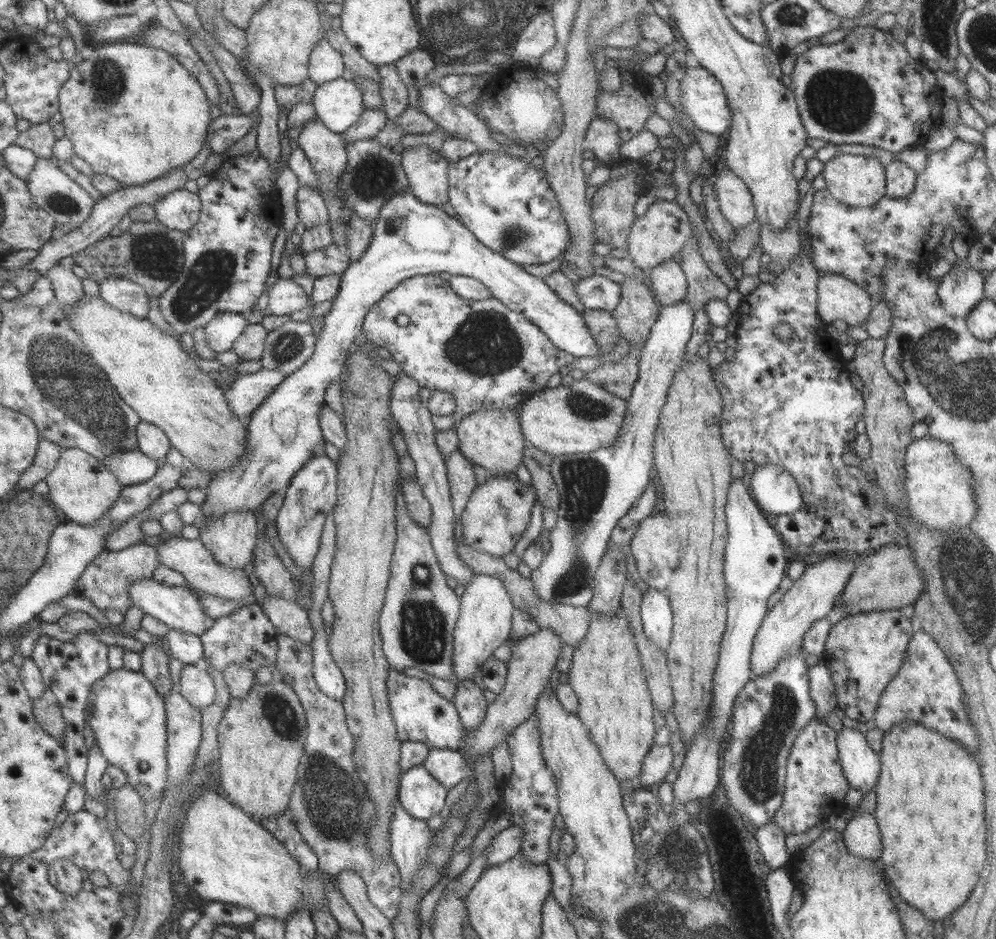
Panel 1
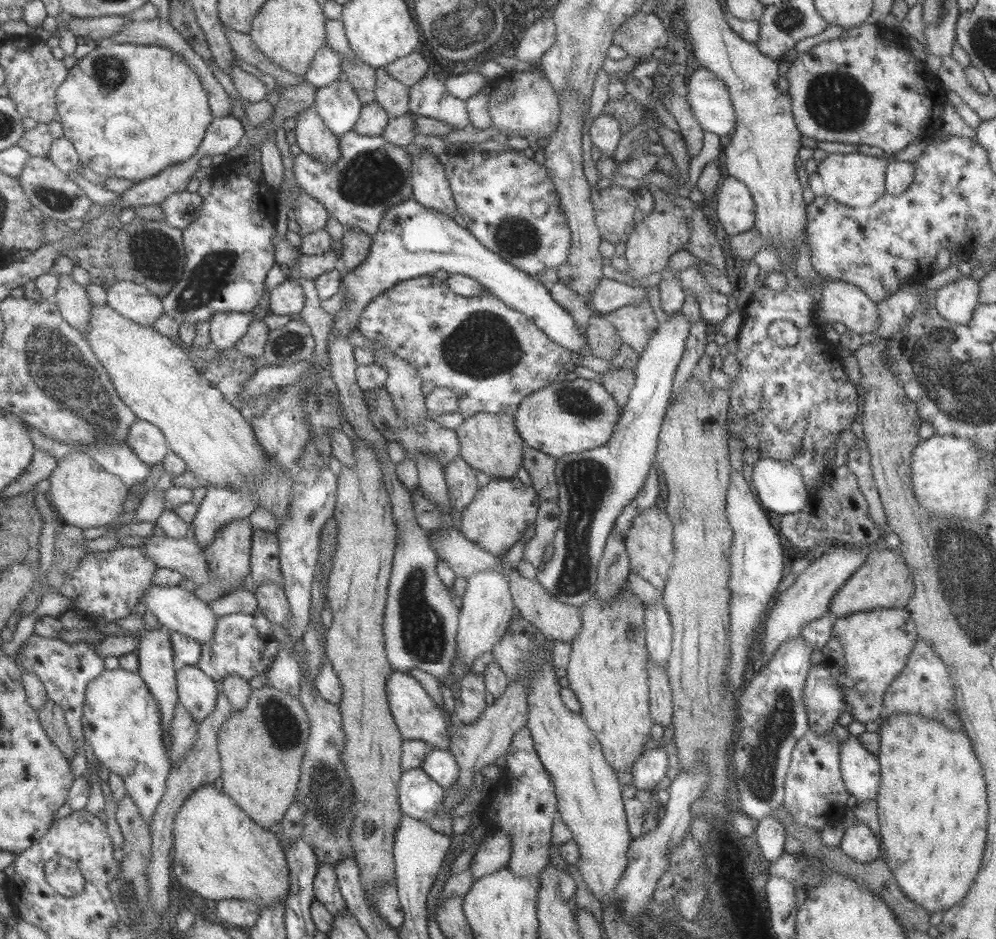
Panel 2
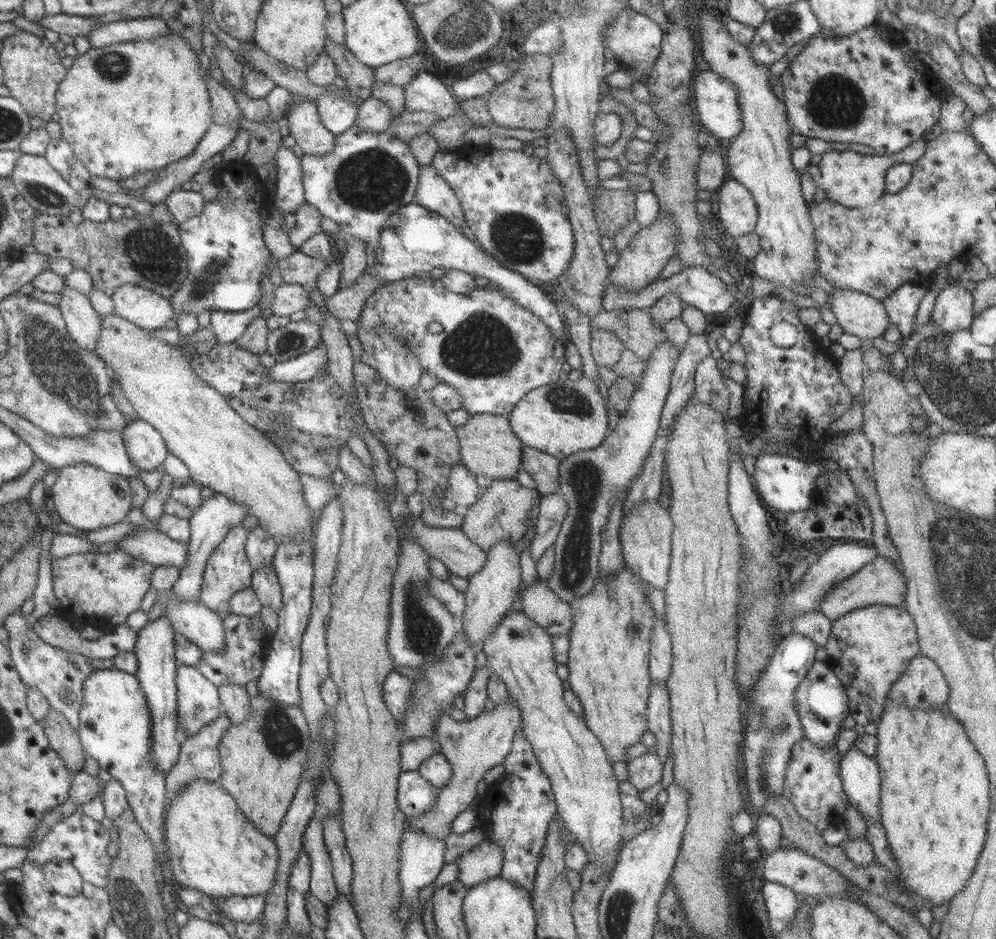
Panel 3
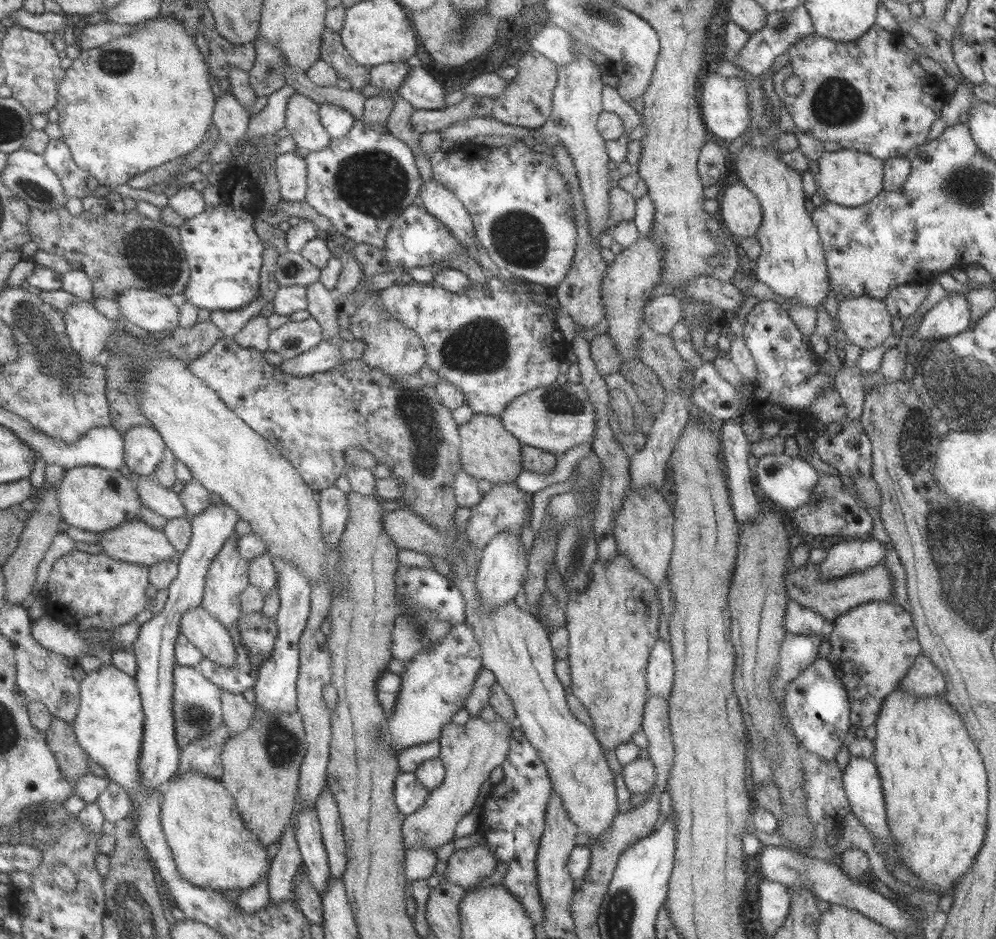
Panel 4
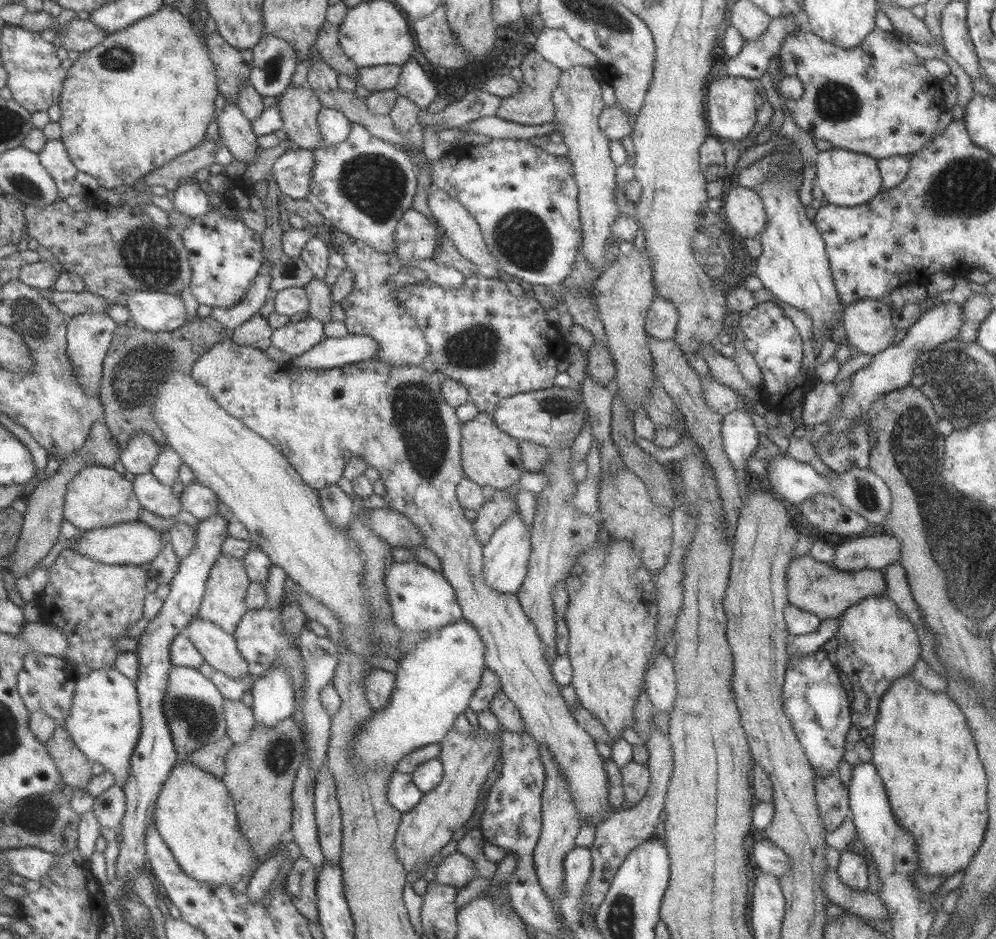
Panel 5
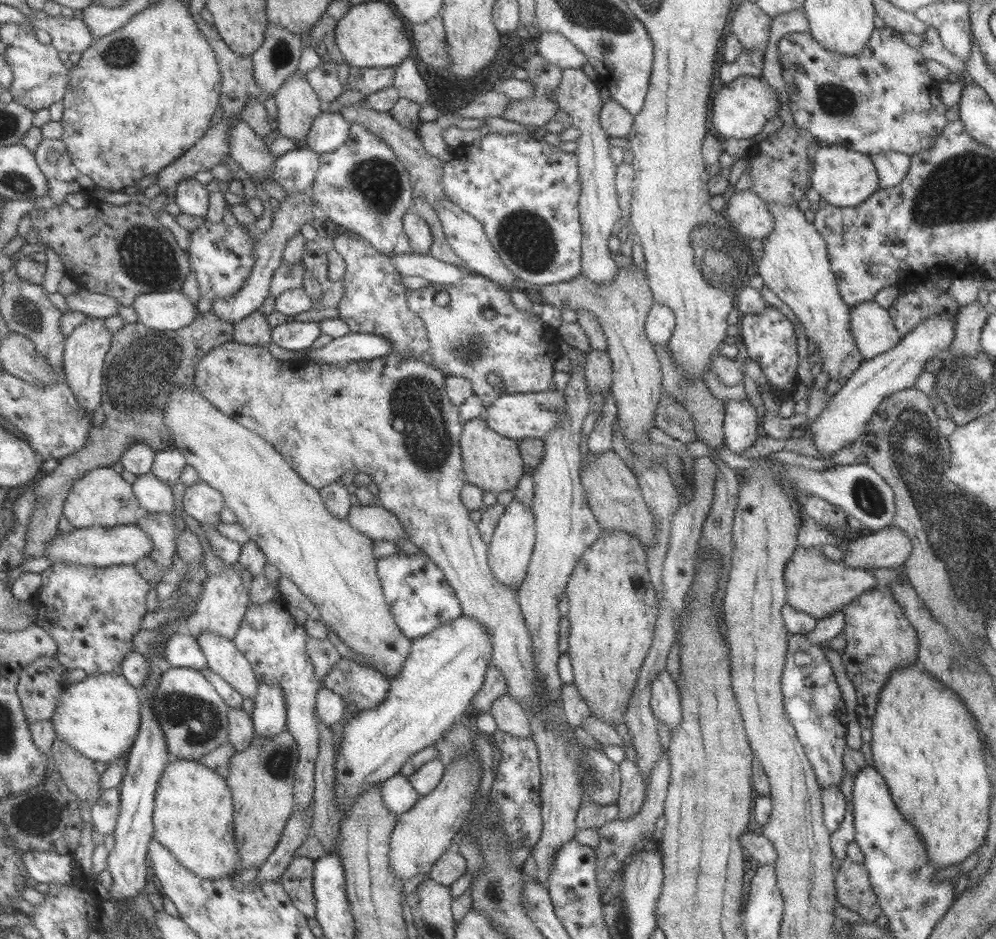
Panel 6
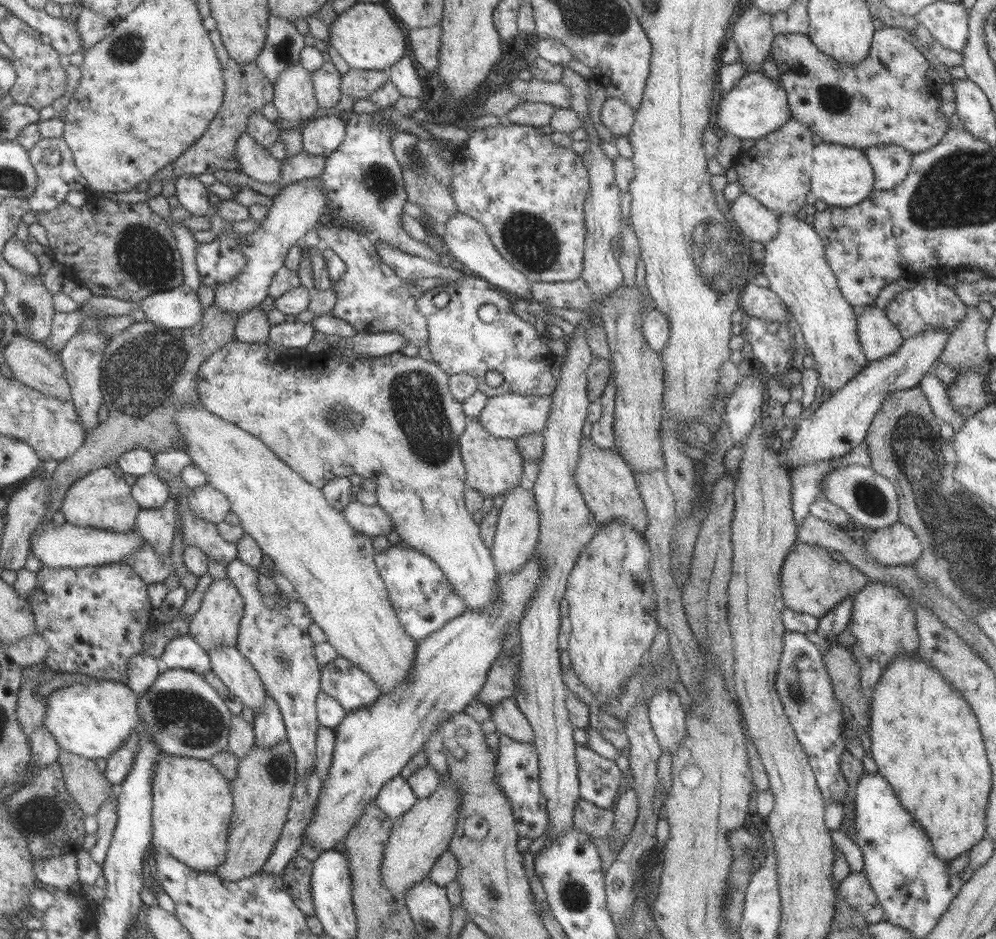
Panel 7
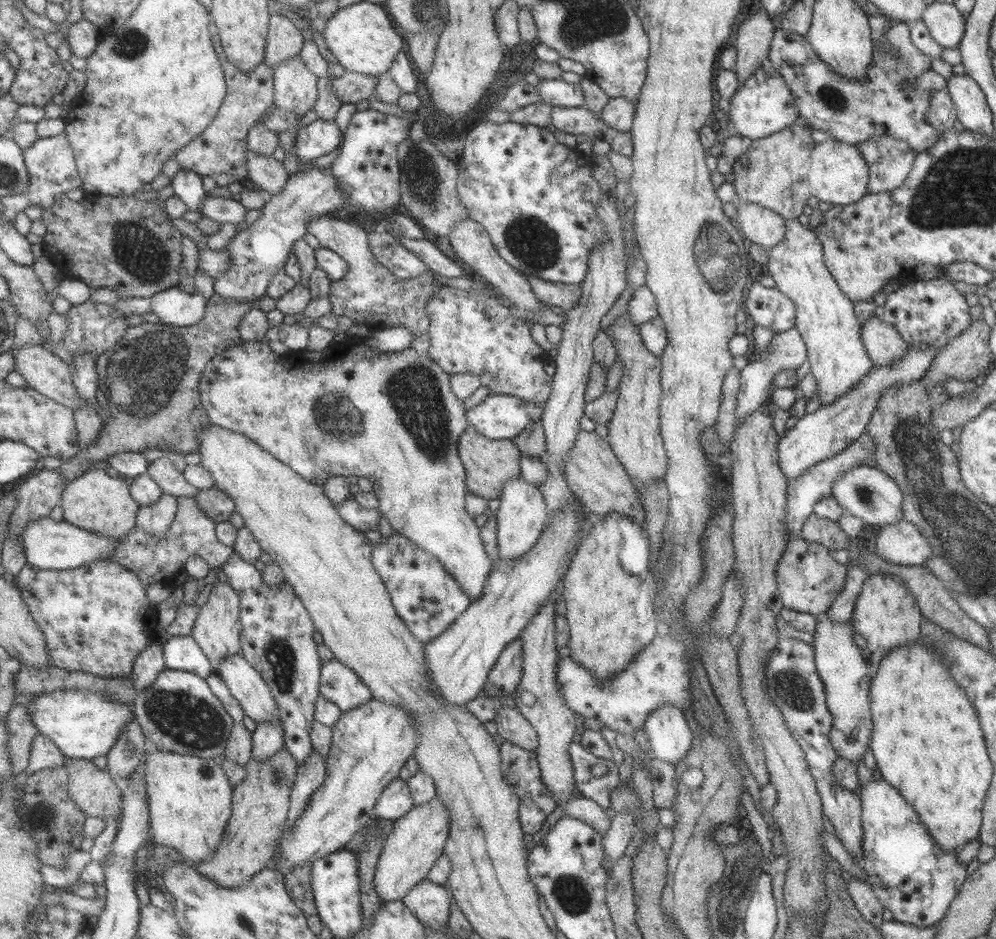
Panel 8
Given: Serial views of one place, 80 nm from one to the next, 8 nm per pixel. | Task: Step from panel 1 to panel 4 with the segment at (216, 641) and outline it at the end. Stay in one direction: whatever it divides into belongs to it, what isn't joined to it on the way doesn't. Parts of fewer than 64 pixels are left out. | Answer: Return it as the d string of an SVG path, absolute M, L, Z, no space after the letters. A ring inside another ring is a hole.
M236 625L230 626L227 630L233 639L232 643L236 650L234 666L231 668L217 666L214 662L203 657L203 660L198 662L195 669L209 682L217 686L220 692L240 694L243 690L247 690L247 688L251 688L254 685L257 668L252 668L249 664L246 648L244 648L244 644L240 642Z

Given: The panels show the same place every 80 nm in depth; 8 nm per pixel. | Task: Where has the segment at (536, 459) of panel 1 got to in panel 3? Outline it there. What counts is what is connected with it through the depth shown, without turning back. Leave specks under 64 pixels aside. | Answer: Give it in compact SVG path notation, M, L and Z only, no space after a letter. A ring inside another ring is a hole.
M523 445L521 450L521 469L533 478L535 490L541 496L557 492L558 464L560 460L527 445Z

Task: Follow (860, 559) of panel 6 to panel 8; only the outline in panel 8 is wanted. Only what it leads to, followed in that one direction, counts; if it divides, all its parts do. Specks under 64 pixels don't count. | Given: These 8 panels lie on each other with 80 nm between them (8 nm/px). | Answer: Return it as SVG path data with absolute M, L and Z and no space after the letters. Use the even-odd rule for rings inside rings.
M905 519L880 527L876 555L899 566L923 565L933 555L933 547L921 531Z

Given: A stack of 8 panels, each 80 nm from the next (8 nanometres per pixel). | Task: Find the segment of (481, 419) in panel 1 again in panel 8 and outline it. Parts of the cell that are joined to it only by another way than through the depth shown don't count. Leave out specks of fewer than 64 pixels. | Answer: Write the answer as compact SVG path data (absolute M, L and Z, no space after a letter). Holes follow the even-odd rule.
M467 425L457 441L457 450L464 467L466 489L486 501L499 499L503 484L520 477L518 462L521 452L512 439L489 440Z

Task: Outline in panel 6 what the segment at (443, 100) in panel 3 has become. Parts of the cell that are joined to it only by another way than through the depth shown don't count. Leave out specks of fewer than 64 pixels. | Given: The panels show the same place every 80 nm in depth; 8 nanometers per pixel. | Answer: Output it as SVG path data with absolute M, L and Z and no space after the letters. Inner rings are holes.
M407 56L392 69L394 72L392 85L396 88L398 96L425 105L429 100L427 86L419 75L415 62Z

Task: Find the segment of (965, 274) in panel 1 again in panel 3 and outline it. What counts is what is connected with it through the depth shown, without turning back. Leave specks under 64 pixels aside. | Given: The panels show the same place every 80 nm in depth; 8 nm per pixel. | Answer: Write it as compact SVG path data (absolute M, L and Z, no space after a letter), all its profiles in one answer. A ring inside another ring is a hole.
M947 285L935 297L928 320L943 333L953 333L957 330L969 331L975 315L972 302L970 290Z

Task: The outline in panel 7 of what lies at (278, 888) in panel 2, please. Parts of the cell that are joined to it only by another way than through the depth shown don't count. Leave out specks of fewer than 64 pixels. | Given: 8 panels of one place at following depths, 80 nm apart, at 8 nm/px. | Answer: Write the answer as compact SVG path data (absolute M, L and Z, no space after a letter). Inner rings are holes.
M159 753L156 760L156 767L153 769L152 776L152 844L155 848L165 851L182 864L187 865L194 872L205 872L213 874L216 866L225 860L225 850L227 850L227 835L231 815L232 815L232 794L230 793L230 781L228 781L209 760L199 760L198 758L189 758L182 756L168 755Z

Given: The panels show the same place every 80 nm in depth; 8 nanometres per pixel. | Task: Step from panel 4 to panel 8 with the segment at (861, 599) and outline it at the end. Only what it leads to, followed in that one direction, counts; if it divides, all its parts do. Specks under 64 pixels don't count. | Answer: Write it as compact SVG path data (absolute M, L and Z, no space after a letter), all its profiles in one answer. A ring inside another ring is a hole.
M800 536L789 538L775 565L774 577L782 608L812 615L825 614L842 589L846 577L846 565L837 563L838 556L817 544L806 541Z

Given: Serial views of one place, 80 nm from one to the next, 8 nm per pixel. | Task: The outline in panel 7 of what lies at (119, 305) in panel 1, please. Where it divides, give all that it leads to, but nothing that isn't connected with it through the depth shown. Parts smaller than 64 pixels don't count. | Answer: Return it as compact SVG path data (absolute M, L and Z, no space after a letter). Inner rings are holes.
M184 282L175 289L142 298L139 308L147 321L167 327L167 330L185 329L197 324L203 309L197 293Z

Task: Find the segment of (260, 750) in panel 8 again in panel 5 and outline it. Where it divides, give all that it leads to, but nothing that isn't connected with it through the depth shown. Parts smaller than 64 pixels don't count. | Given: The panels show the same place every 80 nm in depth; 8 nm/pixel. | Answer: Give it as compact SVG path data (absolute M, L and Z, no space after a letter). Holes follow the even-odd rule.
M282 664L255 677L250 692L254 722L265 728L285 720L295 707L290 678Z

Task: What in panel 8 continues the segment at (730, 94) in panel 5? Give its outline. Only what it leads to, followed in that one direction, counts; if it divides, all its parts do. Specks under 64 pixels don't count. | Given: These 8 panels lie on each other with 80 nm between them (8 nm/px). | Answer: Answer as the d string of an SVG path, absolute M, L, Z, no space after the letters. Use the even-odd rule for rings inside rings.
M768 63L759 67L741 86L737 87L729 104L728 120L733 123L739 136L751 141L766 138L799 120L792 92L783 77Z

